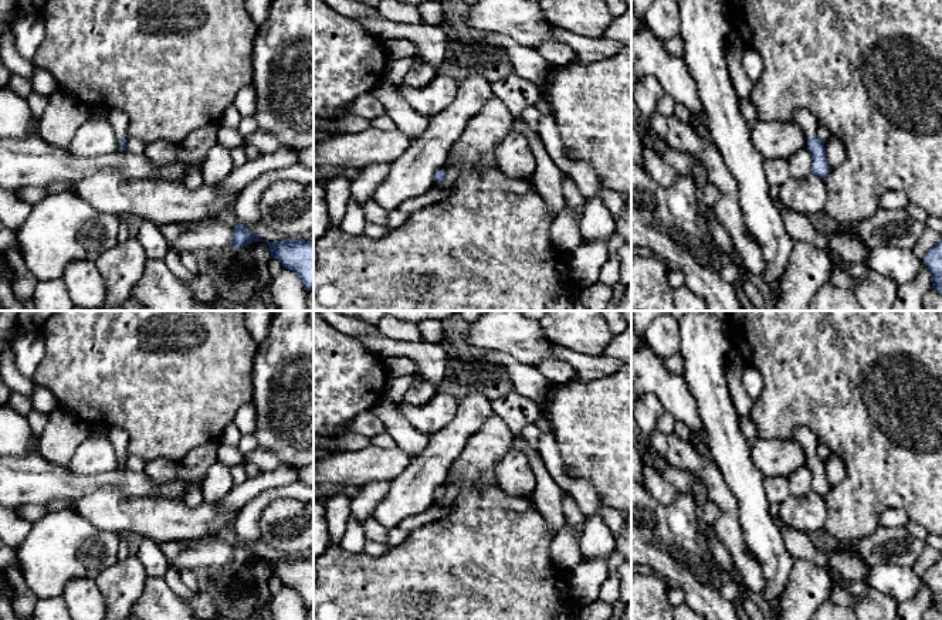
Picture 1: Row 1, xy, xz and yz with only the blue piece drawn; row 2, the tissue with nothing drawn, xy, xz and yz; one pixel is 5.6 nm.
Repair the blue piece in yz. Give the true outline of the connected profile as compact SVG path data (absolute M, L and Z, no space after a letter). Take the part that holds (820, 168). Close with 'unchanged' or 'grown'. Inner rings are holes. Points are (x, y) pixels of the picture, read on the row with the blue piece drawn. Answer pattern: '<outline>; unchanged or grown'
M796 109L793 112L793 122L803 129L807 138L807 149L813 156L811 173L826 180L831 167L827 163L824 142L821 142L819 136L819 121L811 112L806 109Z; grown

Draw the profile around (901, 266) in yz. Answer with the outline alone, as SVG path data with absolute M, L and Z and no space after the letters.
M895 245L871 248L867 265L898 285L912 281L924 268L924 262L915 255L914 248Z

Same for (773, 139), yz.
M758 121L748 125L752 143L765 160L776 157L787 159L807 148L806 135L794 122Z

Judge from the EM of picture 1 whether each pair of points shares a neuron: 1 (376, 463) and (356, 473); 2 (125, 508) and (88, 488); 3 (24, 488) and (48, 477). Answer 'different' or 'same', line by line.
1: same
2: different
3: same

